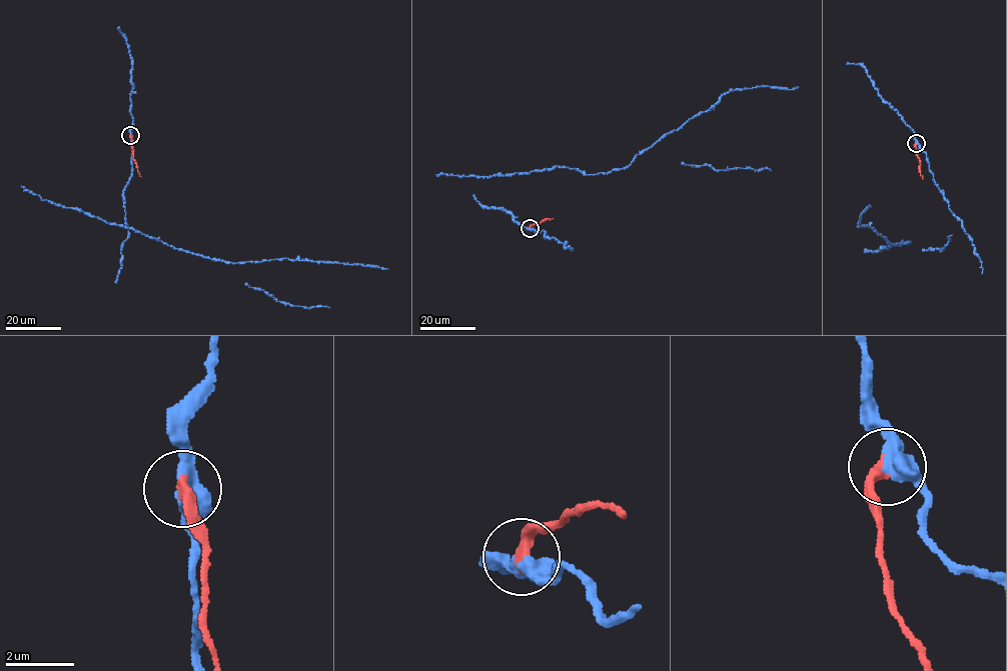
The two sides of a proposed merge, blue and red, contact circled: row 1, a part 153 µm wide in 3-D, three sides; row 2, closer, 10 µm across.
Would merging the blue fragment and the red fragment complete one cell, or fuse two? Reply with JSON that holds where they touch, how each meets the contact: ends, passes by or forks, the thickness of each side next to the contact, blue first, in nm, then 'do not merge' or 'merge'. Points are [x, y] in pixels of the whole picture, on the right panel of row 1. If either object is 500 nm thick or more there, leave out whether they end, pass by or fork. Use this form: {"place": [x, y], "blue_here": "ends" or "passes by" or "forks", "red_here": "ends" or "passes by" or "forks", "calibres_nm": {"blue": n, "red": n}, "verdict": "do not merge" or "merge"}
{"place": [916, 143], "calibres_nm": {"blue": 500, "red": 360}, "verdict": "do not merge"}

